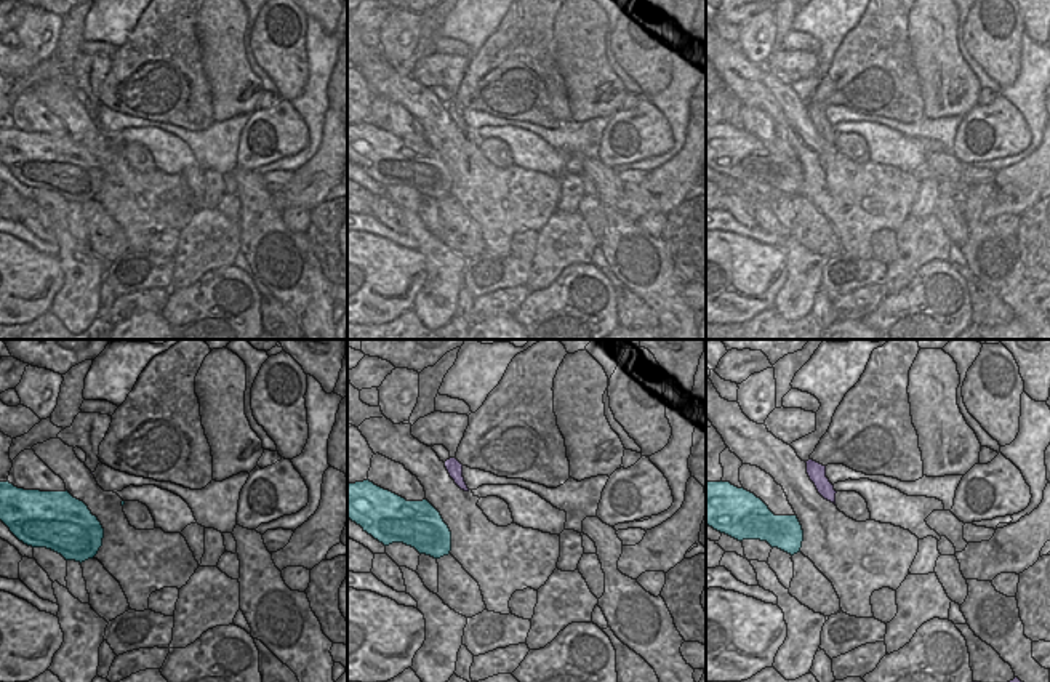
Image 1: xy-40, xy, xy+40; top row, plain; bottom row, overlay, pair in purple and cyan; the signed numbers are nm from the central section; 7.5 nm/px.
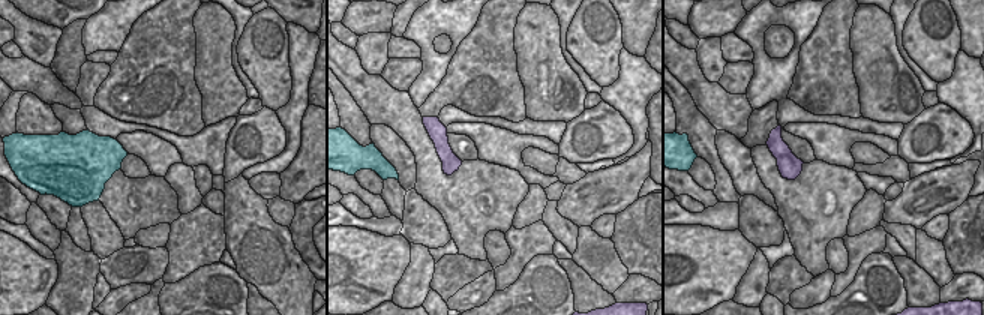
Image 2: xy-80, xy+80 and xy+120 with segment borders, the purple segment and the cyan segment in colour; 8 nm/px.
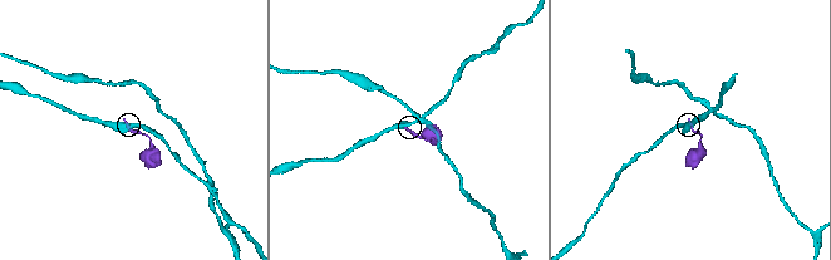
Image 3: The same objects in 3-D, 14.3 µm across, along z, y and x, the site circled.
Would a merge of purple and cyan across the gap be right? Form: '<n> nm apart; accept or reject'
240 nm apart; reject

